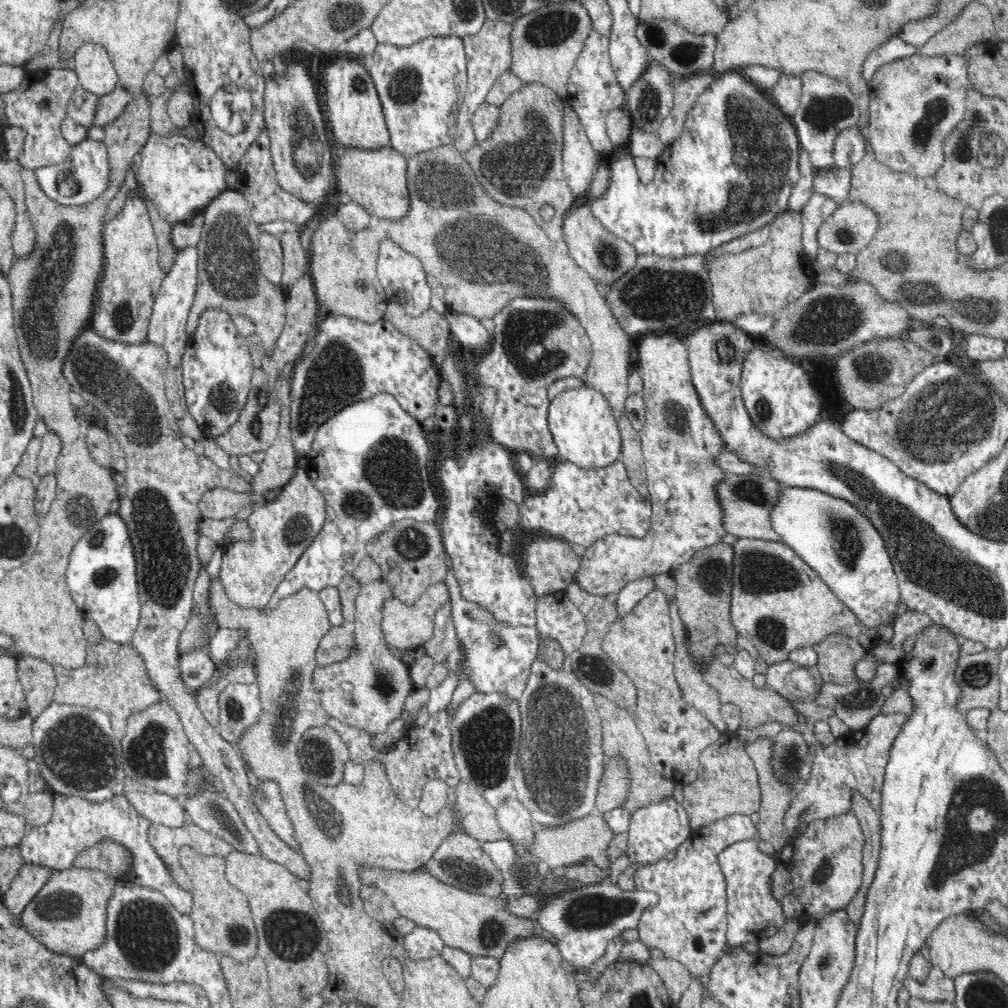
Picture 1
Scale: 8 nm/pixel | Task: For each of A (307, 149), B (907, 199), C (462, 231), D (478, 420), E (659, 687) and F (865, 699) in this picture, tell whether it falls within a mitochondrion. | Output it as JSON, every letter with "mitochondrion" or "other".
{"A":"mitochondrion","B":"other","C":"mitochondrion","D":"other","E":"mitochondrion","F":"mitochondrion"}

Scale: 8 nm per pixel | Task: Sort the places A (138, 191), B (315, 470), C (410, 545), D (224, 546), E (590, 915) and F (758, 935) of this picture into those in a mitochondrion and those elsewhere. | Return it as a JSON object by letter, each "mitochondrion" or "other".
{"A":"other","B":"other","C":"mitochondrion","D":"other","E":"mitochondrion","F":"other"}

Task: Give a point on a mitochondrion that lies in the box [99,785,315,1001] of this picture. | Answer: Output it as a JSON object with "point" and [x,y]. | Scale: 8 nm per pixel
{"point":[148,939]}

